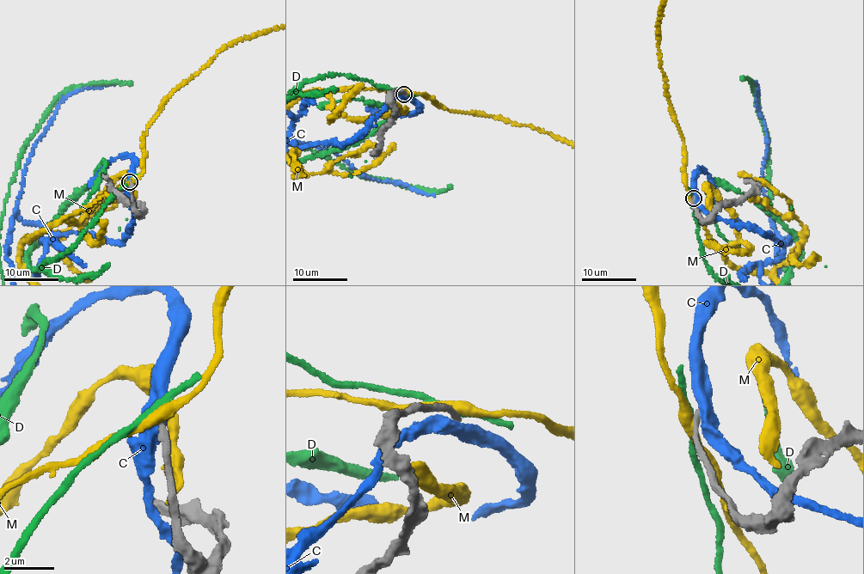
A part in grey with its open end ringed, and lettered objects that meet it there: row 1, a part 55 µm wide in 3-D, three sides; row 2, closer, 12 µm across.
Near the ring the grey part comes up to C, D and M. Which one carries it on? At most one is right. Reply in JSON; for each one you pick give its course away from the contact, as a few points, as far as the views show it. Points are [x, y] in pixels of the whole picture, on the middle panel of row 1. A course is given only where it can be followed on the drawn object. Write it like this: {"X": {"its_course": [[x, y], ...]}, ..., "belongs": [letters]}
{"belongs": []}

